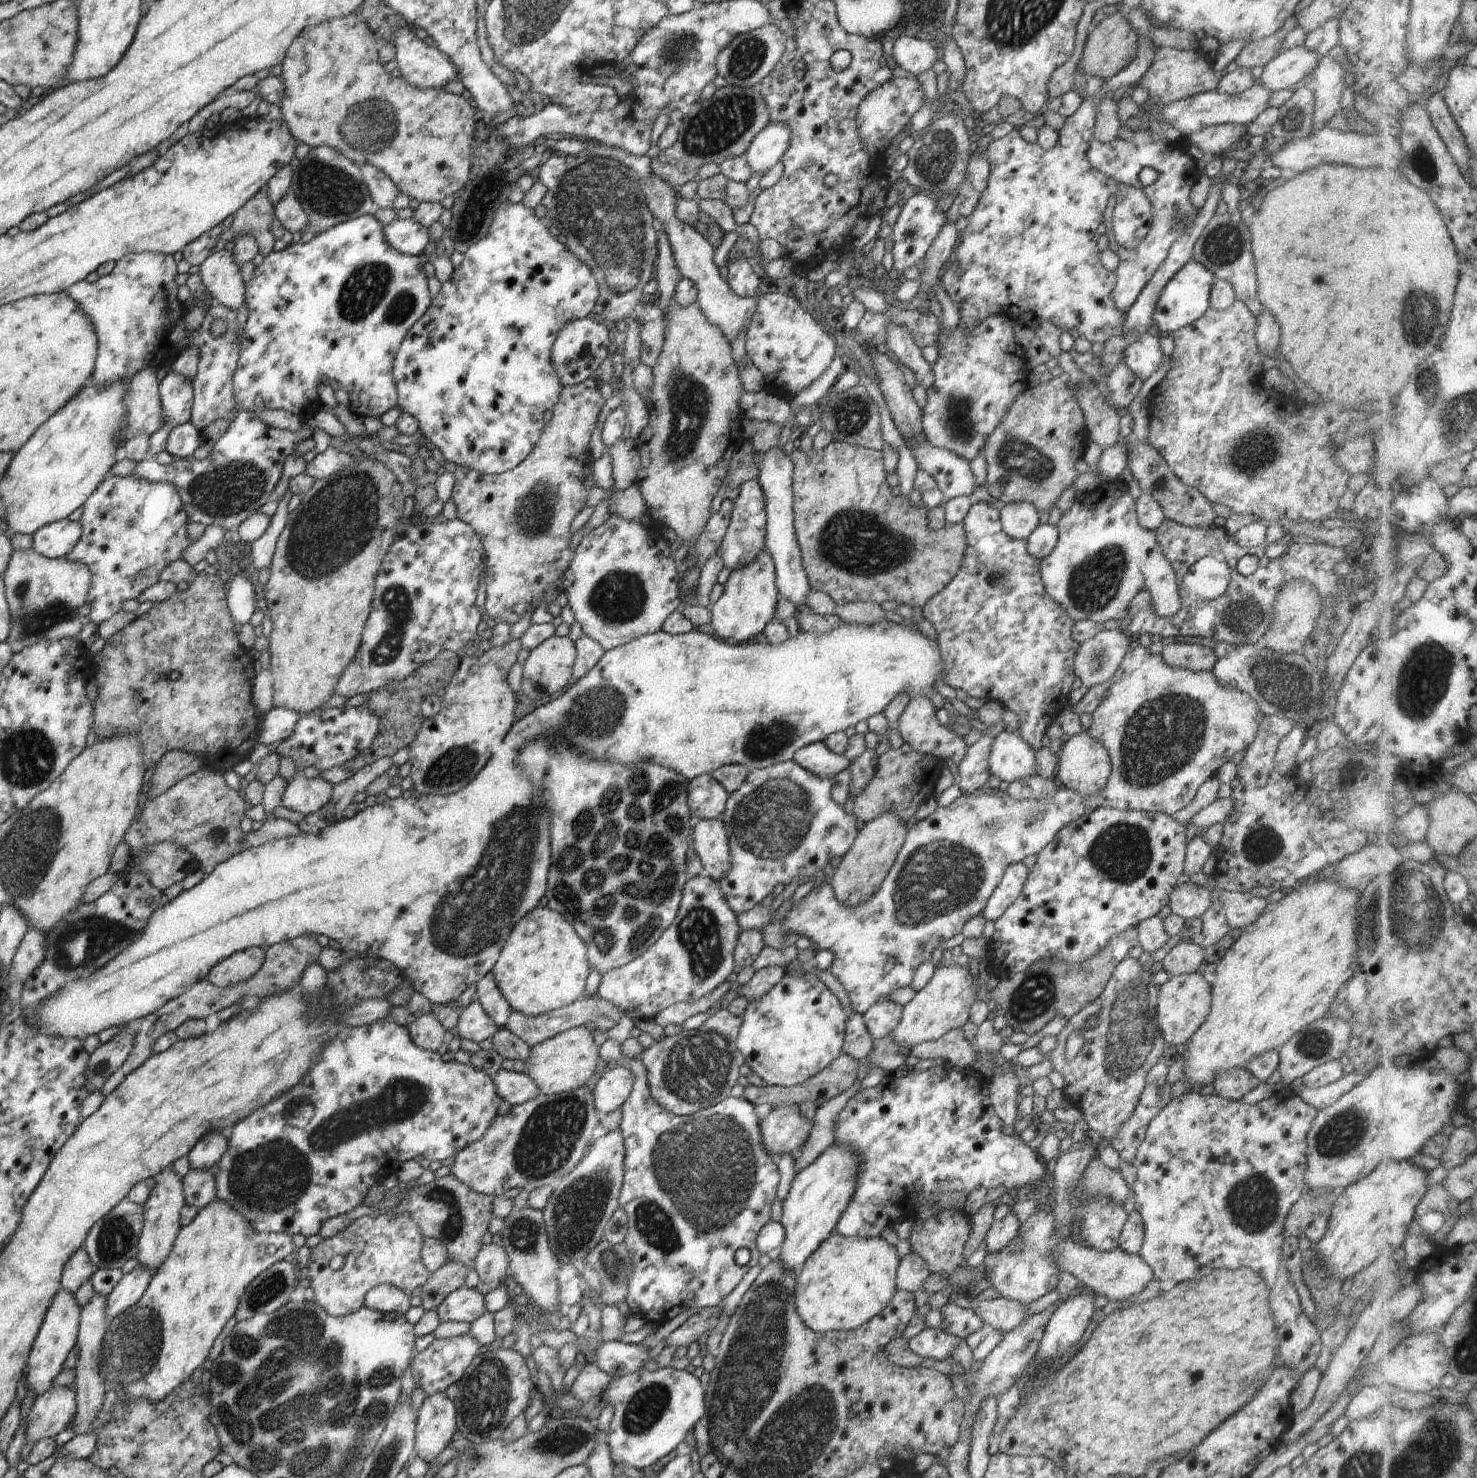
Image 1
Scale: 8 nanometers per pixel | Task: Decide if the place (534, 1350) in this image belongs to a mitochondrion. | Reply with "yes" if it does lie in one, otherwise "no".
no

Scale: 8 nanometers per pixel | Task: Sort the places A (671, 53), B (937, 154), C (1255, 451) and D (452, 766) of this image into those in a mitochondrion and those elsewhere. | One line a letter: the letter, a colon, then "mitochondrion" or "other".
A: mitochondrion
B: mitochondrion
C: mitochondrion
D: mitochondrion

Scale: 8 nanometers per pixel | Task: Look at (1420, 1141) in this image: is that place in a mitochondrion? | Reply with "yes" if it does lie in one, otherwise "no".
no

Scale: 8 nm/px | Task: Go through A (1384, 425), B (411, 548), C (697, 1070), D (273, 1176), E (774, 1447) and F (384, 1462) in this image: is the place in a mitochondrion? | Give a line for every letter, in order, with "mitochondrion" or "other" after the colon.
A: other
B: other
C: mitochondrion
D: mitochondrion
E: mitochondrion
F: mitochondrion

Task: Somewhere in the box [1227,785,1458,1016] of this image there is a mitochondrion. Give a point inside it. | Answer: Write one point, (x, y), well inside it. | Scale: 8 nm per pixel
(1411, 917)

